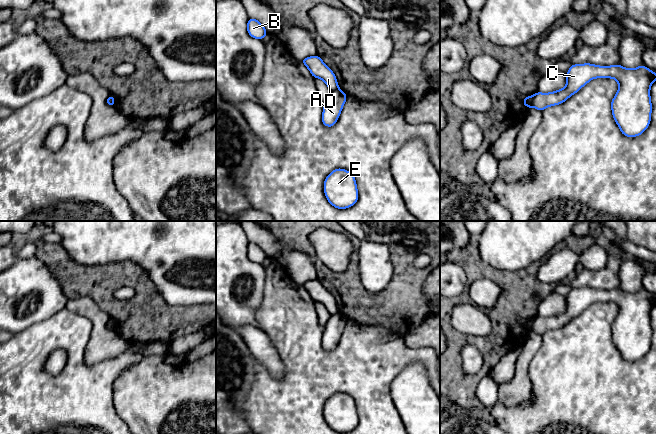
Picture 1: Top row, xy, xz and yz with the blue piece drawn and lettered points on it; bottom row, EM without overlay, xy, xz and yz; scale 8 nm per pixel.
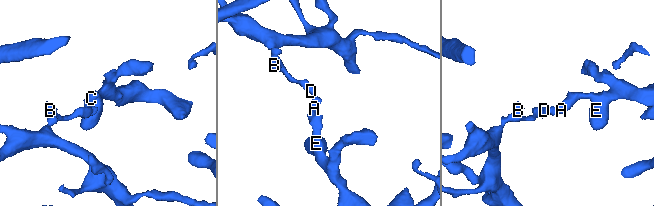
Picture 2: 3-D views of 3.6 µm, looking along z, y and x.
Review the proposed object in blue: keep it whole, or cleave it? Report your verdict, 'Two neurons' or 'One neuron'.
Two neurons

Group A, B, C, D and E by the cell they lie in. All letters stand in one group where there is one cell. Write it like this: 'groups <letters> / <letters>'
groups A C E / B D

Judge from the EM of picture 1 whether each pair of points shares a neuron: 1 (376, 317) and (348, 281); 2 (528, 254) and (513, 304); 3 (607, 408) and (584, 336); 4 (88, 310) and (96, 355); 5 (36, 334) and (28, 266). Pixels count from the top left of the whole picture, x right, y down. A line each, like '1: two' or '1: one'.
1: one
2: two
3: one
4: one
5: two

